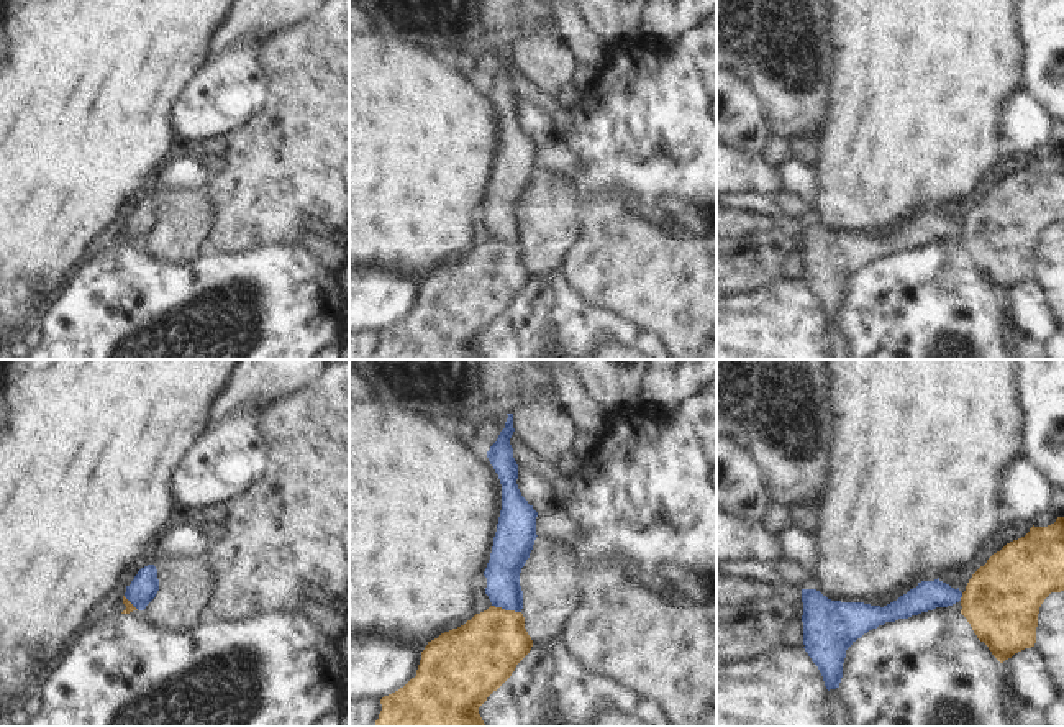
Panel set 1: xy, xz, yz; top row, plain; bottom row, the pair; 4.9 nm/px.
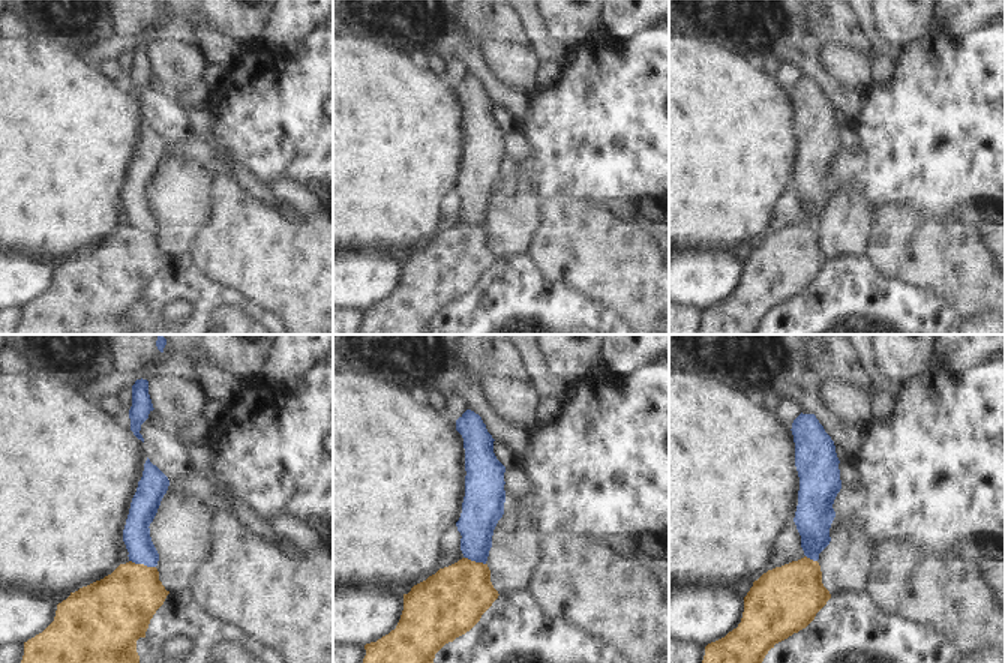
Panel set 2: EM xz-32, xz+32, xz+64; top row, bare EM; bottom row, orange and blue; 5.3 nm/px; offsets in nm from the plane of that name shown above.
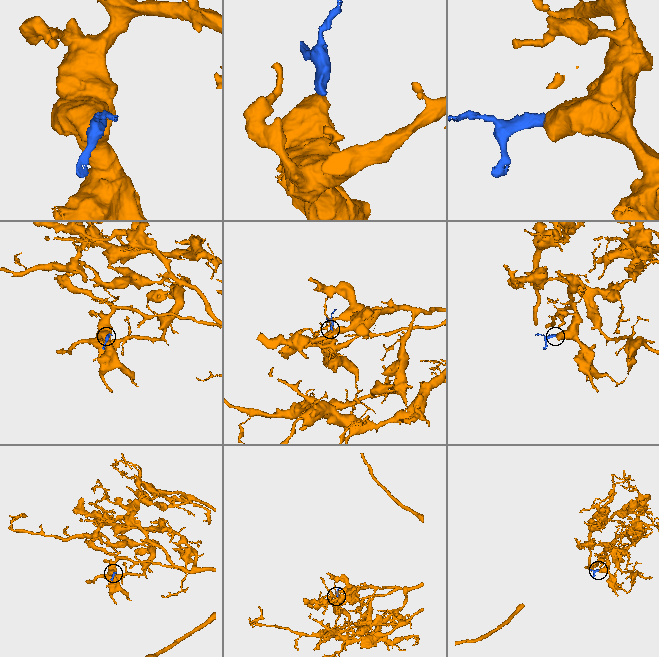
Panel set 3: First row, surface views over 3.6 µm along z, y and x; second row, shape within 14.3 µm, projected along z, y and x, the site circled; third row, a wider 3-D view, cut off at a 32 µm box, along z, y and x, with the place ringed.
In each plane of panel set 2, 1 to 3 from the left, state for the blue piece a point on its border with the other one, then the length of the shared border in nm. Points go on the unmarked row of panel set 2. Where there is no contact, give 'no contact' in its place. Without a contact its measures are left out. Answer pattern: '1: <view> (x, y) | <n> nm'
1: xz-32 (143, 228) | 150 nm
2: xz+32 (474, 225) | 120 nm
3: xz+64 (812, 224) | 70 nm

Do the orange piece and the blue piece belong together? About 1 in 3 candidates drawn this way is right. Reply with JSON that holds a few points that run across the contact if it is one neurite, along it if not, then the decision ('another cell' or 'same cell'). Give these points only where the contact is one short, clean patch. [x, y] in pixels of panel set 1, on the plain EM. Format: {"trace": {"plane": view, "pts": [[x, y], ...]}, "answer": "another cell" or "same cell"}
{"trace": {"plane": "xz", "pts": [[492, 237], [520, 245]]}, "answer": "another cell"}

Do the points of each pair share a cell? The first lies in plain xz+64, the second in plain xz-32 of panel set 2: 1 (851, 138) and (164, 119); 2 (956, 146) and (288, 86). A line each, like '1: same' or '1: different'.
1: different
2: same

